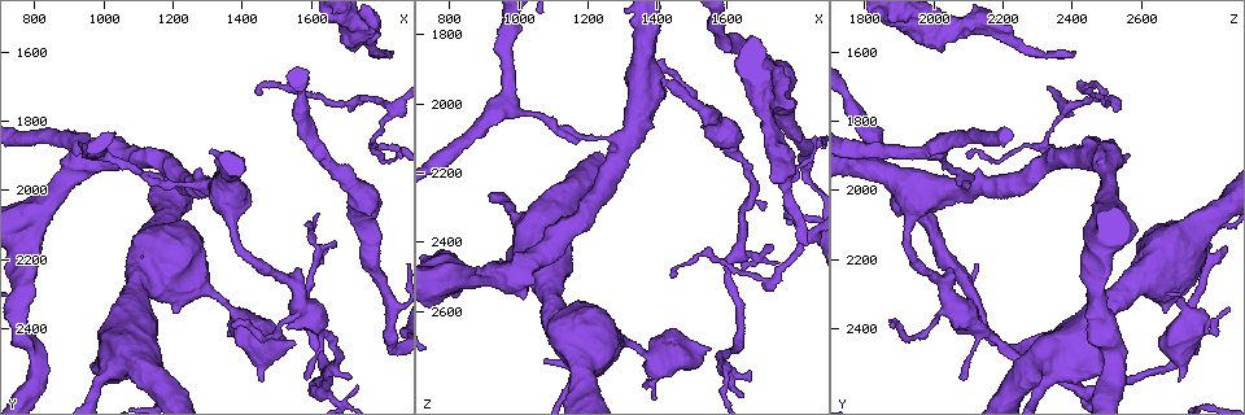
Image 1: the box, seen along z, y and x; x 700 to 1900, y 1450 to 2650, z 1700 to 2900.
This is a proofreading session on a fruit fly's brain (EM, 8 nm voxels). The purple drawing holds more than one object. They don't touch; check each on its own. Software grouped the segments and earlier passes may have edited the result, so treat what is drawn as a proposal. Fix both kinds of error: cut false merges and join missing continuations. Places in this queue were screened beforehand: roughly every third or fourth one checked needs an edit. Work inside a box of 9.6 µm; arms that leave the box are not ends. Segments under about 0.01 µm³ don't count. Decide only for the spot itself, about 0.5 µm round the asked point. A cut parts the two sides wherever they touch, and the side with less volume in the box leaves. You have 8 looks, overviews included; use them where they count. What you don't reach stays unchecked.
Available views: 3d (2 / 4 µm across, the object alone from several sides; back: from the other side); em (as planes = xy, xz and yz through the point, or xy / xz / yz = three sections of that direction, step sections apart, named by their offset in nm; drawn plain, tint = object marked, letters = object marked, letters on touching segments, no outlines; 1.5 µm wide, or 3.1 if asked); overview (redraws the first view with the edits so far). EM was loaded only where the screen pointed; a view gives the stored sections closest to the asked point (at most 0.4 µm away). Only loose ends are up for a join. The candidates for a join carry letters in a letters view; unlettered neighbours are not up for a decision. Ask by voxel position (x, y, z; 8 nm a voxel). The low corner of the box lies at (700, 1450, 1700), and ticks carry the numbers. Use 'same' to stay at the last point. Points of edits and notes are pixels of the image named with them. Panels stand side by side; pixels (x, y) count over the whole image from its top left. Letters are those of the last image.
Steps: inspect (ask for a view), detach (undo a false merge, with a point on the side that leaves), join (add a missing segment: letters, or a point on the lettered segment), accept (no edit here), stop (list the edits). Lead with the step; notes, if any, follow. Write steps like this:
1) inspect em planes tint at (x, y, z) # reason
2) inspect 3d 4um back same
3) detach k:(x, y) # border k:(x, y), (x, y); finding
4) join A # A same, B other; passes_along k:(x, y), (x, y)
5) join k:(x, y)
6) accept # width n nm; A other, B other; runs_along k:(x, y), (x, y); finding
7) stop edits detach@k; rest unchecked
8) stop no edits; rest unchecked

inspect em planes letters at (1770, 1860, 2330) # abrupt turn

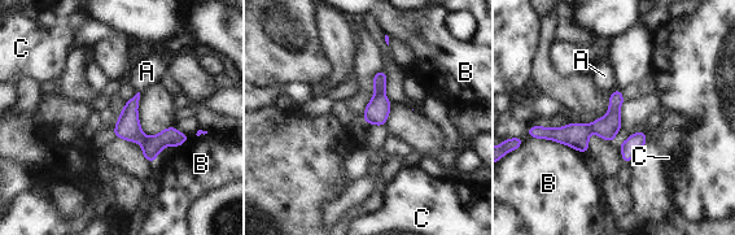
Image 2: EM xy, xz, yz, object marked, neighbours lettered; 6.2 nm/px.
detach 2:(152, 146) # A other, B other, C other; a second neuron is stuck on

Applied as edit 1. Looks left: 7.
inspect overview

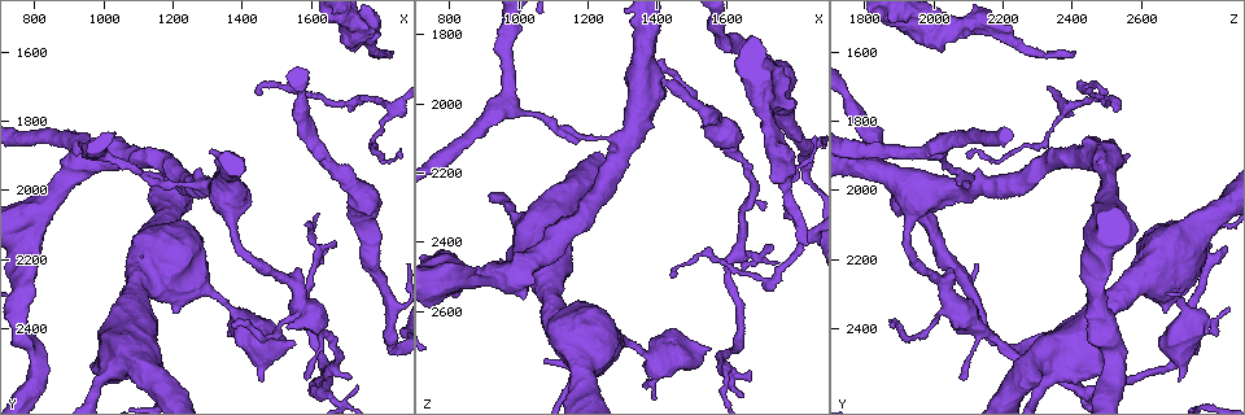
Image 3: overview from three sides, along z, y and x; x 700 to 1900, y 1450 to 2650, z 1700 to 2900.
inspect em xy step 8 tint at (1740, 1740, 2520) # sharp bend

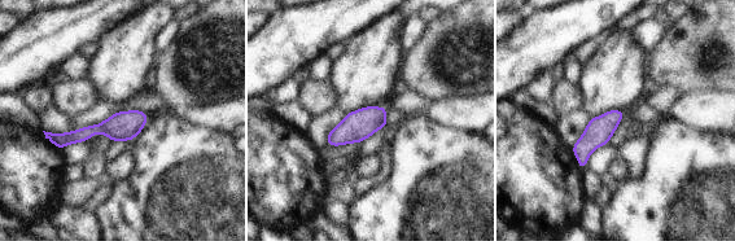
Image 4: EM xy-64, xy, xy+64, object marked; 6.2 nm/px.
inspect em planes tint same

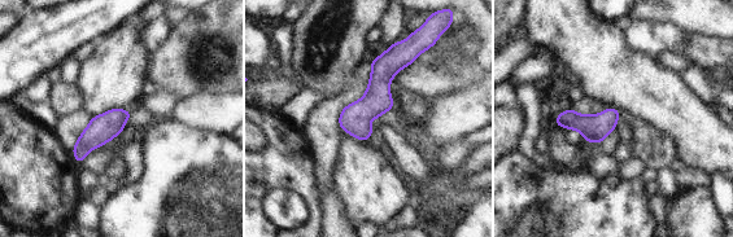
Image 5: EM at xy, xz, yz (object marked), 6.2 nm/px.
inspect em planes letters same # see the neighbours

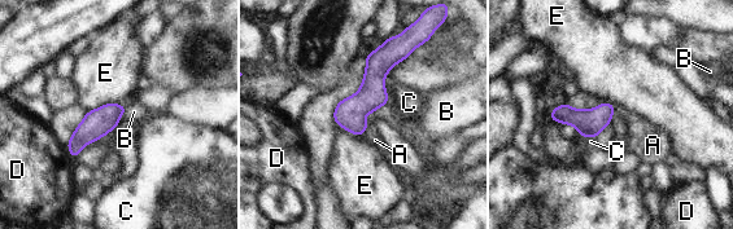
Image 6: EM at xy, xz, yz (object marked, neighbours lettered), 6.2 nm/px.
accept # A other, B other, C other, D other, E other; runs_along 6:(393, 43), (348, 127); continuous, no second neuron

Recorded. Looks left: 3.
inspect 3d 2um at (1590, 2550, 2080) # branch stops here

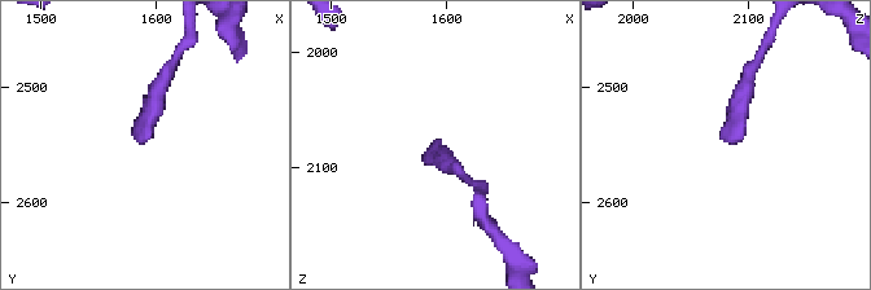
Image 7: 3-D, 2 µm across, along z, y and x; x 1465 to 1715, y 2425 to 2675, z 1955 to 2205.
inspect em xz step 8 letters at (1584, 2552, 2088) # now the EM

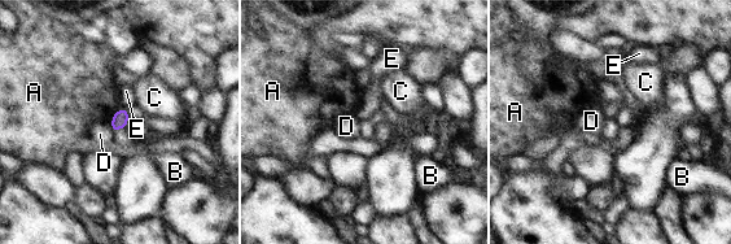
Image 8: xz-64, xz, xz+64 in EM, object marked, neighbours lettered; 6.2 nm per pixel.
inspect em planes letters same

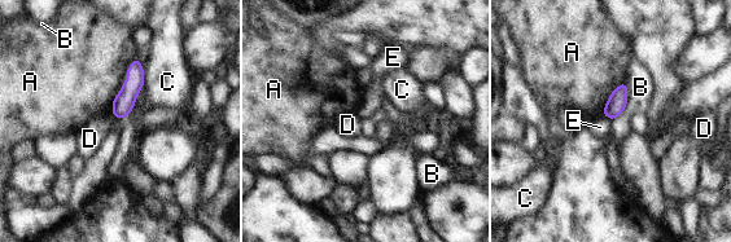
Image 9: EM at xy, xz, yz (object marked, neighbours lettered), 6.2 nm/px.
accept # width 110 nm; A other, B other, C other, D other, E other; border 9:(112, 111), (117, 118); no lettered segment goes on from it

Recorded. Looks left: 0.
stop edits detach@2; rest unchecked

